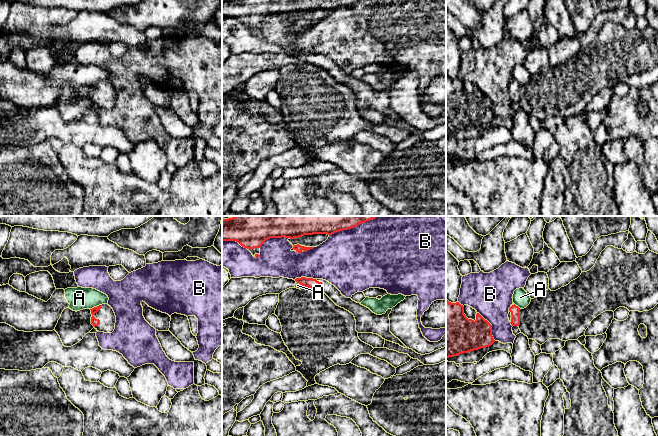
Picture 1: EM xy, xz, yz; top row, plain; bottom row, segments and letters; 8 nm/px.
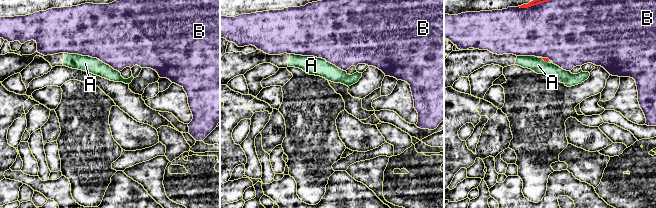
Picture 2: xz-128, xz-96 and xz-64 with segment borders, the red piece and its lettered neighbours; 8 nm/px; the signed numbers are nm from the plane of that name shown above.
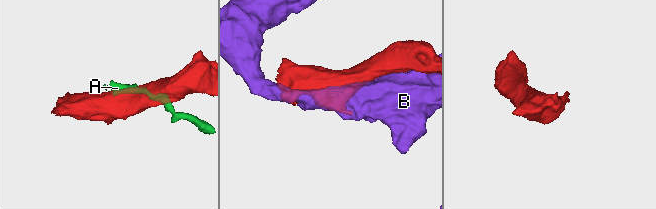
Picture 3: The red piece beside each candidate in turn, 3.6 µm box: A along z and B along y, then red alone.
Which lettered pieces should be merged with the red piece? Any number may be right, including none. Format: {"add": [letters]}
{"add": []}

